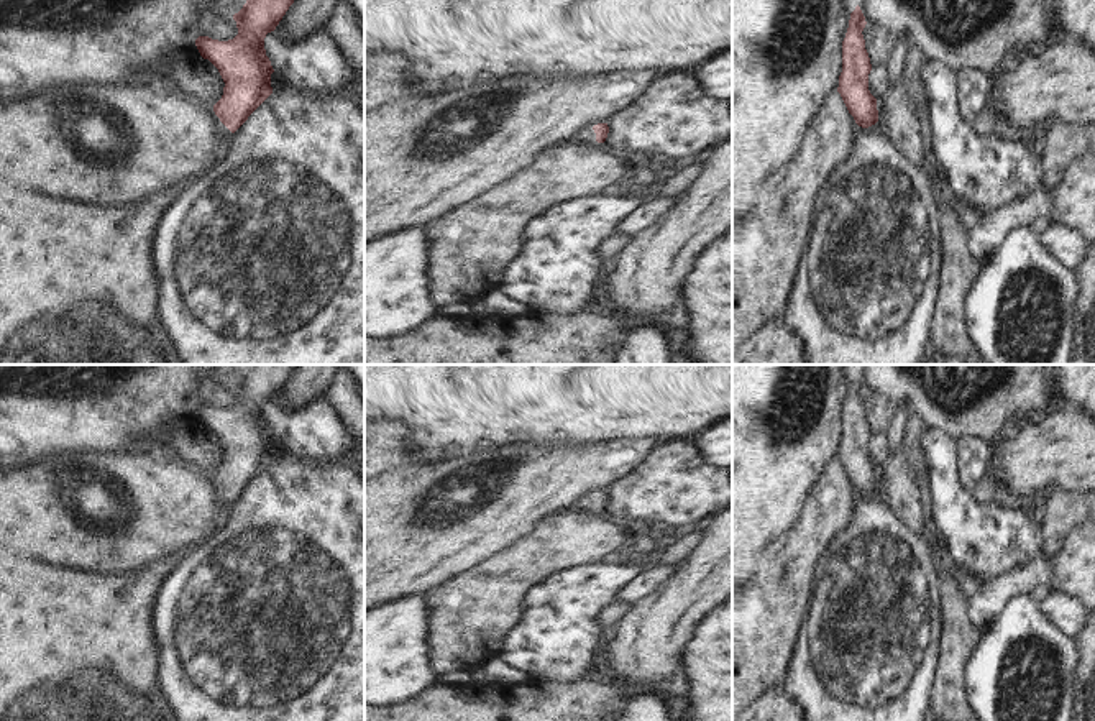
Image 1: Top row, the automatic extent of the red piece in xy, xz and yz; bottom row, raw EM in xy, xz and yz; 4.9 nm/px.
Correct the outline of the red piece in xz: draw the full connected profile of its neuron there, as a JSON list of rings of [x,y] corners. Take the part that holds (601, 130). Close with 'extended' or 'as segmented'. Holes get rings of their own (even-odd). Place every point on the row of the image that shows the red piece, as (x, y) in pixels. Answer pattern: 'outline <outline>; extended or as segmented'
outline [[[598,123],[581,131],[576,140],[581,143],[594,143],[594,141],[604,143],[607,138],[607,133],[609,133],[607,123]]]; extended

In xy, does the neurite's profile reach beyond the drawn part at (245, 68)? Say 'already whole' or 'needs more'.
already whole

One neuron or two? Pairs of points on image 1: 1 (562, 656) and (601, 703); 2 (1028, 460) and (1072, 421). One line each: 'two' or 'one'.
1: two
2: one

